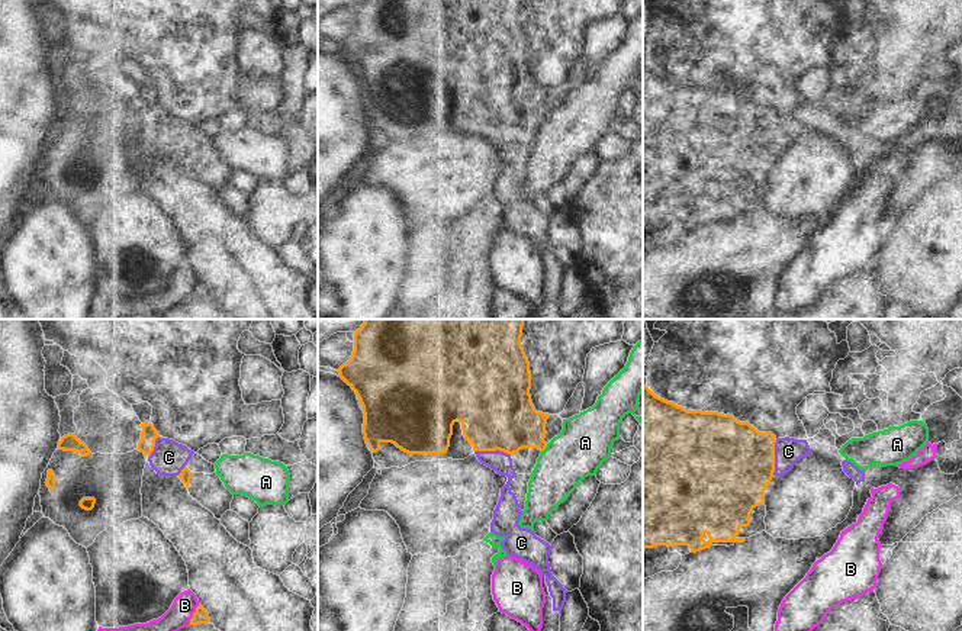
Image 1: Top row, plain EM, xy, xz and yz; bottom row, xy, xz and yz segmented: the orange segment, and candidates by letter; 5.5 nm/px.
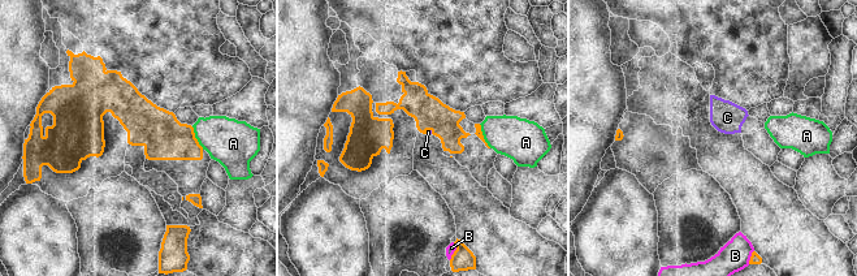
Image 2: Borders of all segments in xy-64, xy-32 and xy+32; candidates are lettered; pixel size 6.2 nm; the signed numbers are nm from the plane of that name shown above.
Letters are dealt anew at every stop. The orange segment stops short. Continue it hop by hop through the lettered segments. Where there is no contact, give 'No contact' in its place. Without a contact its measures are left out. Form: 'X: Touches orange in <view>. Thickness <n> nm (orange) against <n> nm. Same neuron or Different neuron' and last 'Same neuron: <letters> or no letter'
A: Touches orange in xz. Thickness 320 nm (orange) against 300 nm. Different neuron
B: Touches orange in xy. Thickness 80 nm (orange) against 140 nm. Different neuron
C: Touches orange in xz. Thickness 420 nm (orange) against 120 nm. Same neuron
Same neuron: C

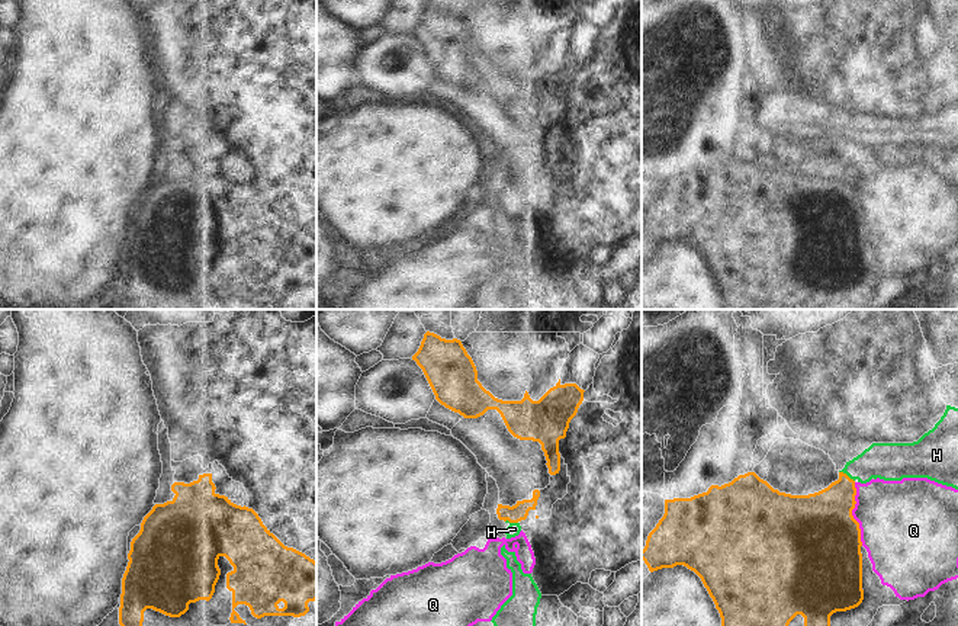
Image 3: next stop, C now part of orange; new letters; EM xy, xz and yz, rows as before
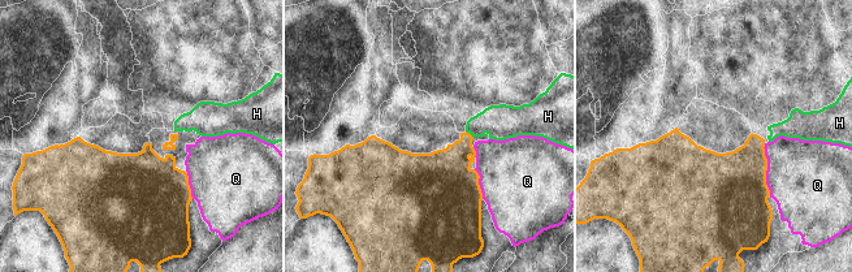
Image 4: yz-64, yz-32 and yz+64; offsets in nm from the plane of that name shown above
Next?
H: Touches orange in yz. Thickness 280 nm (orange) against 200 nm. Different neuron
Q: Touches orange in yz. Thickness 500 nm (orange) against 420 nm. Different neuron
Same neuron: no letter

